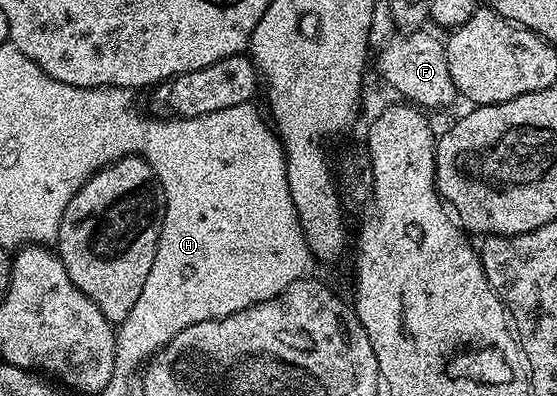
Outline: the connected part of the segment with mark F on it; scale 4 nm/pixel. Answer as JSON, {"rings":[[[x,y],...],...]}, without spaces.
{"rings":[[[419,28],[409,32],[399,33],[390,39],[385,47],[377,51],[378,74],[394,90],[399,90],[403,94],[407,103],[413,104],[423,111],[442,110],[445,106],[450,106],[454,98],[459,97],[458,89],[454,87],[452,76],[448,72],[448,56],[446,55],[445,41],[434,34],[429,34],[429,29]]]}

